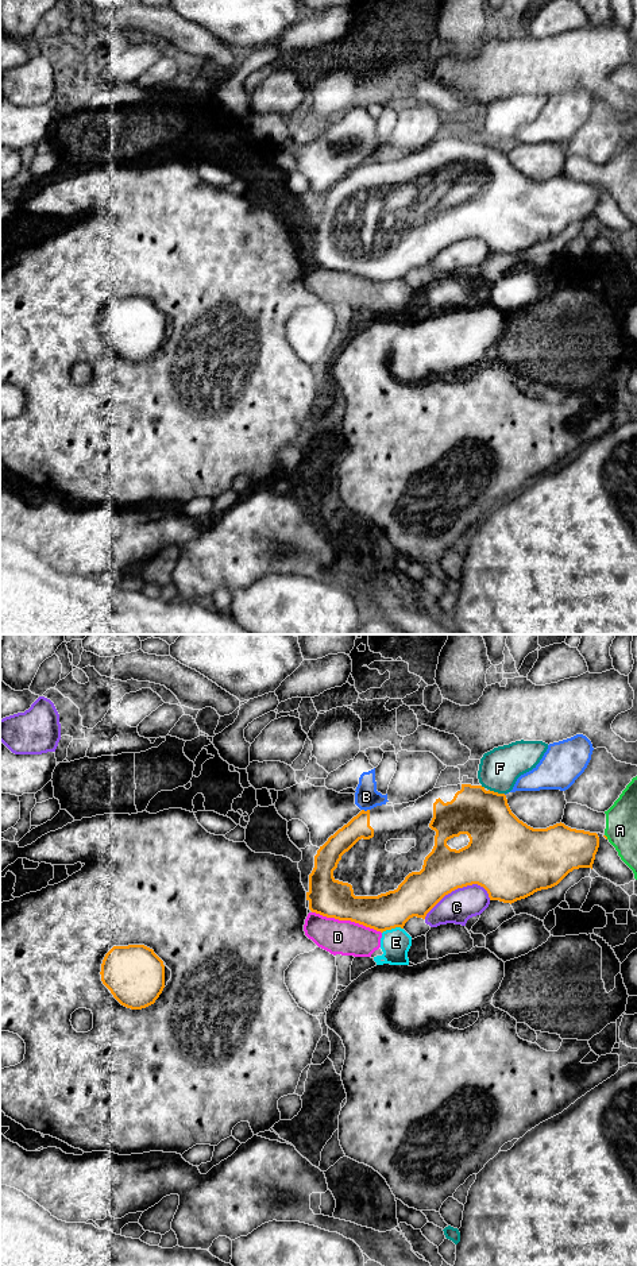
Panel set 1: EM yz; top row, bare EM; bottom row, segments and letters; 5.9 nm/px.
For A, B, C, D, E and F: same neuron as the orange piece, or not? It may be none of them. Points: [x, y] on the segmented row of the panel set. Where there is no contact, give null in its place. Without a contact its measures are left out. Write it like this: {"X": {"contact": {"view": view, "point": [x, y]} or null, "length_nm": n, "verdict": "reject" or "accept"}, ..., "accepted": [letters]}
{"A": {"contact": {"view": "yz", "point": [606, 837]}, "length_nm": 40, "verdict": "reject"}, "B": {"contact": {"view": "yz", "point": [367, 810]}, "length_nm": 50, "verdict": "reject"}, "C": {"contact": {"view": "yz", "point": [455, 888]}, "length_nm": 420, "verdict": "reject"}, "D": {"contact": {"view": "yz", "point": [347, 919]}, "length_nm": 440, "verdict": "reject"}, "E": {"contact": {"view": "yz", "point": [392, 927]}, "length_nm": 130, "verdict": "reject"}, "F": {"contact": {"view": "yz", "point": [497, 792]}, "length_nm": 100, "verdict": "reject"}, "accepted": []}

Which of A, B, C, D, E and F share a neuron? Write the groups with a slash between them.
A / B / C / D E / F

